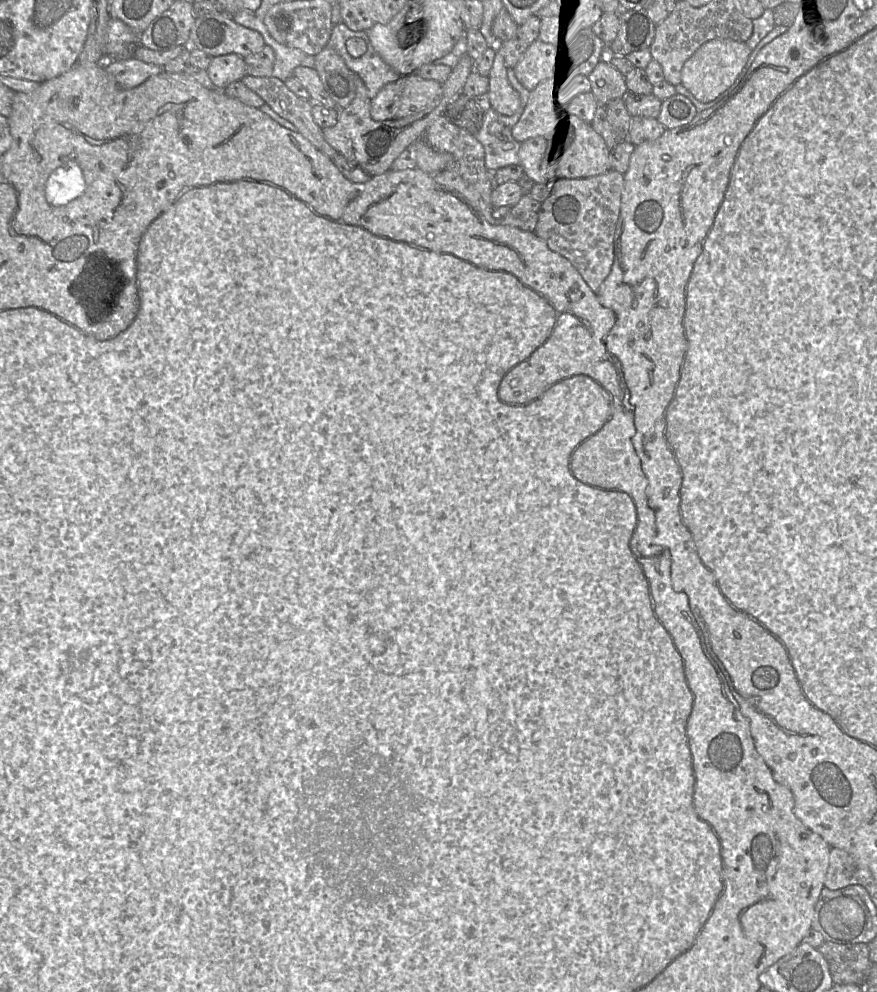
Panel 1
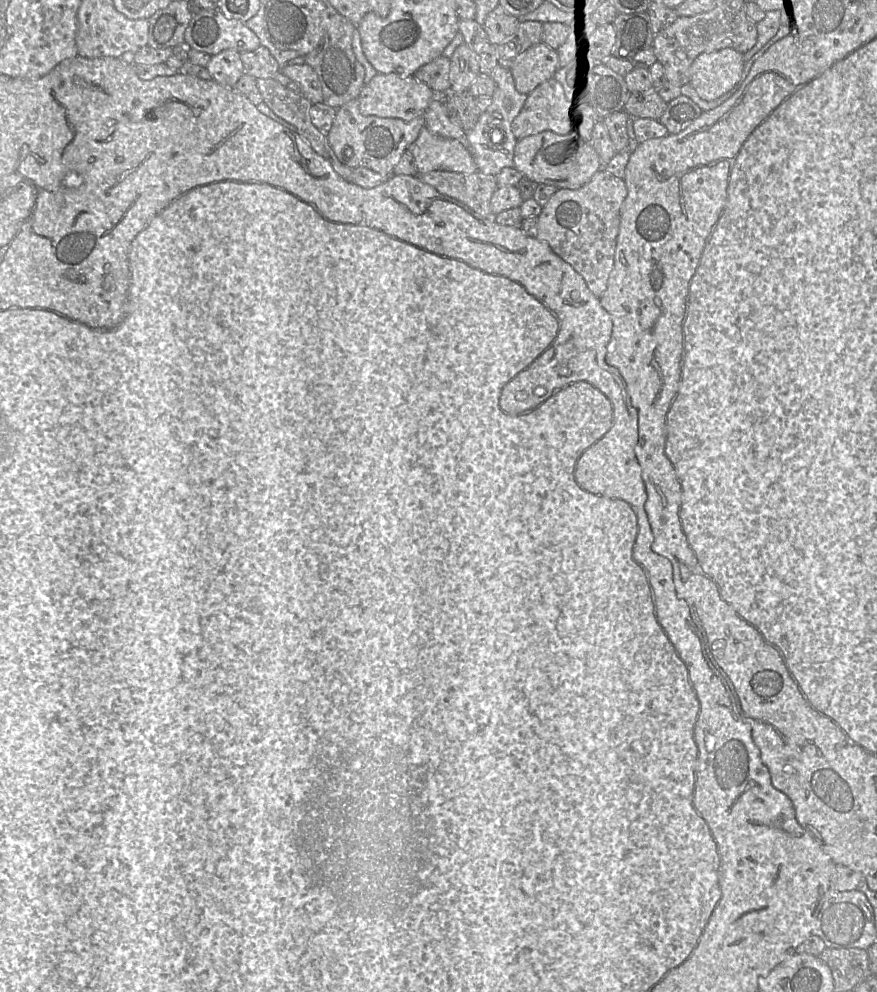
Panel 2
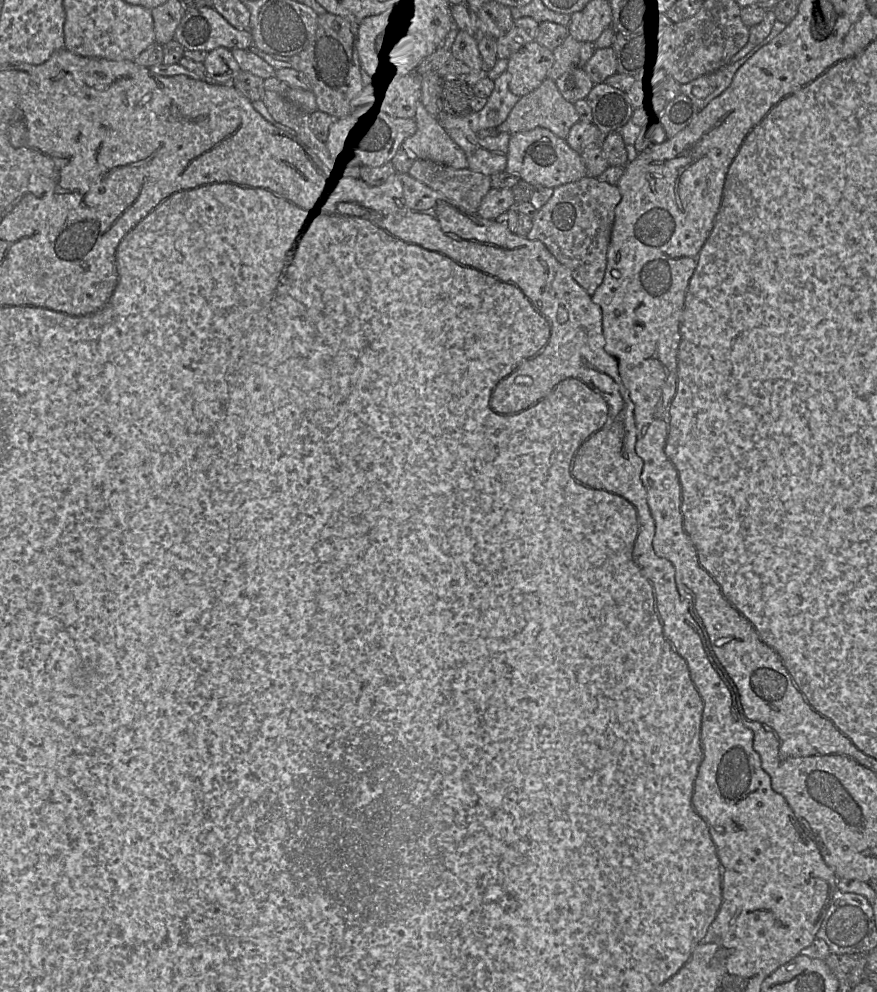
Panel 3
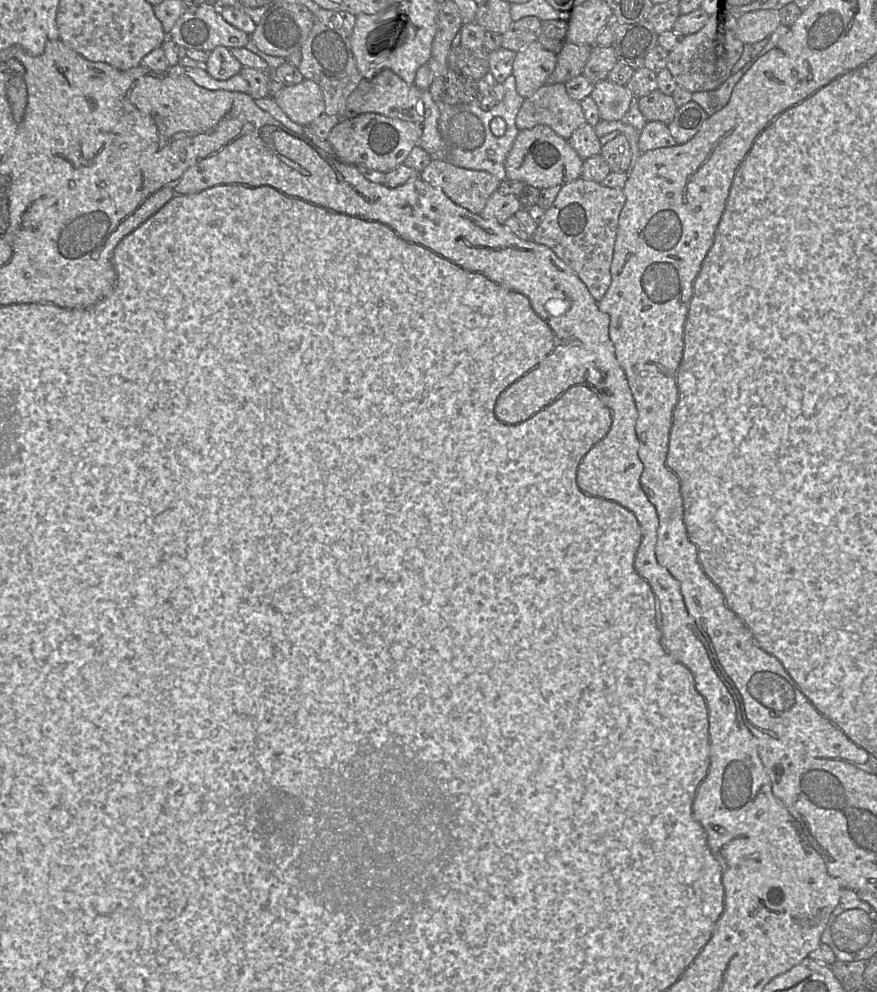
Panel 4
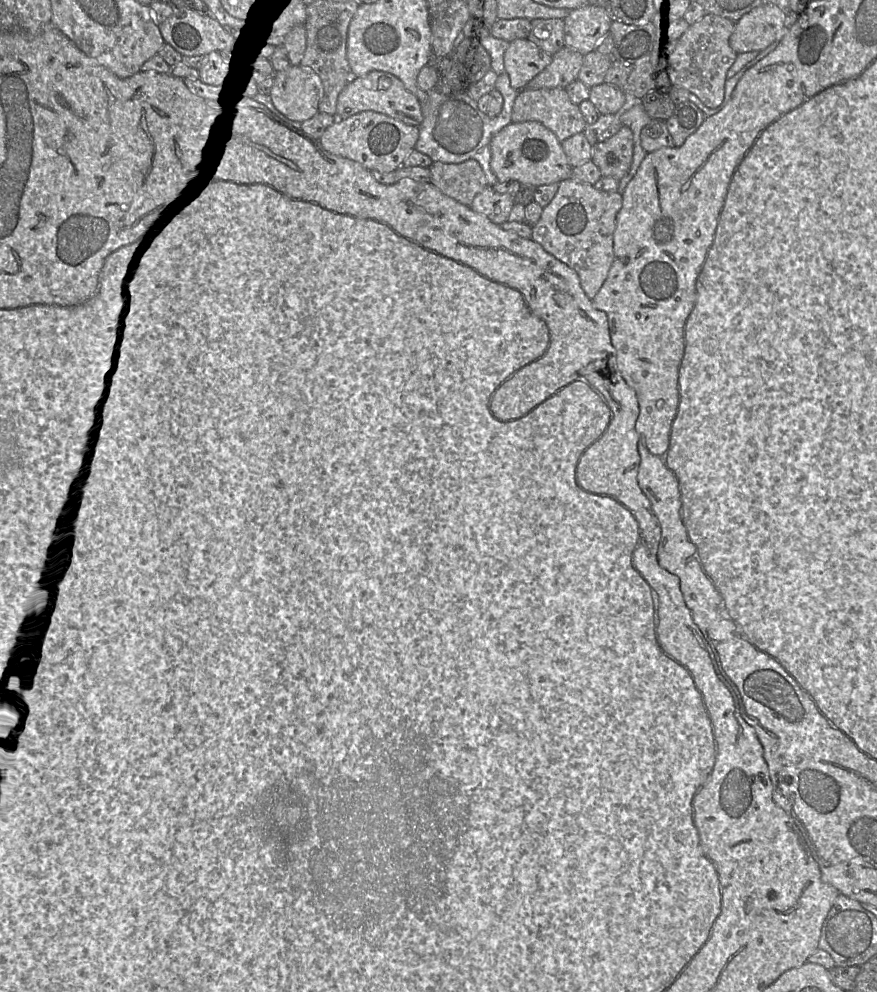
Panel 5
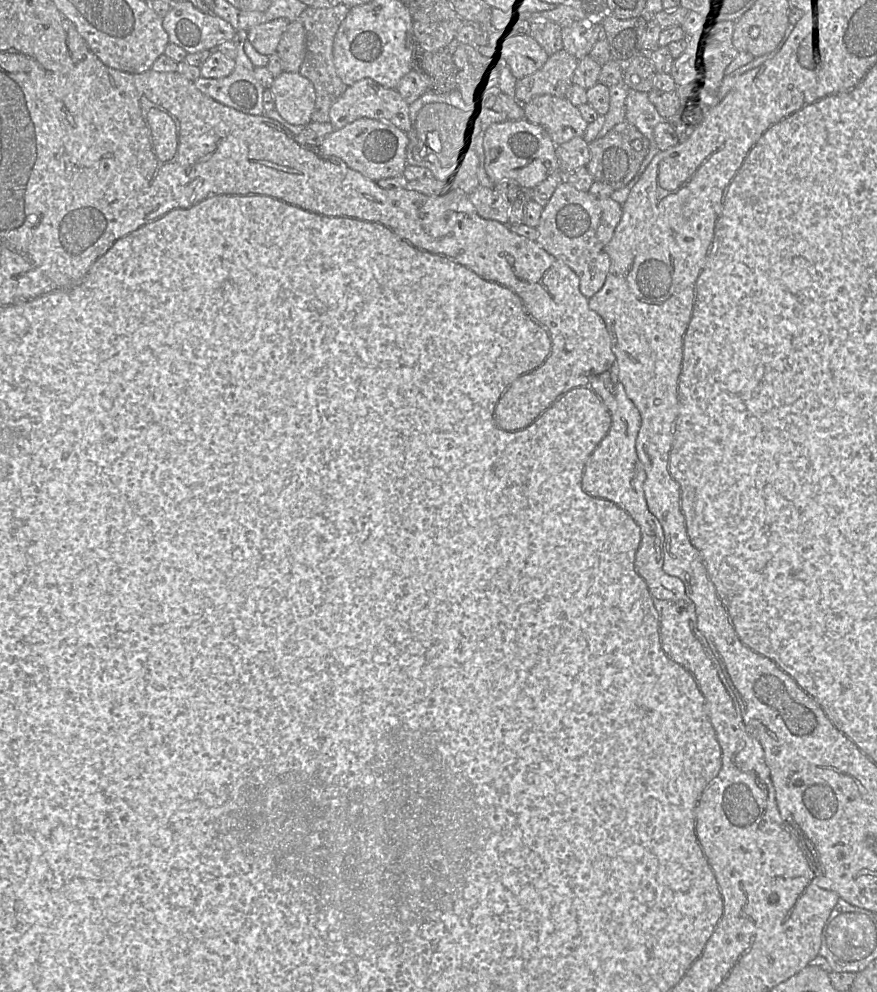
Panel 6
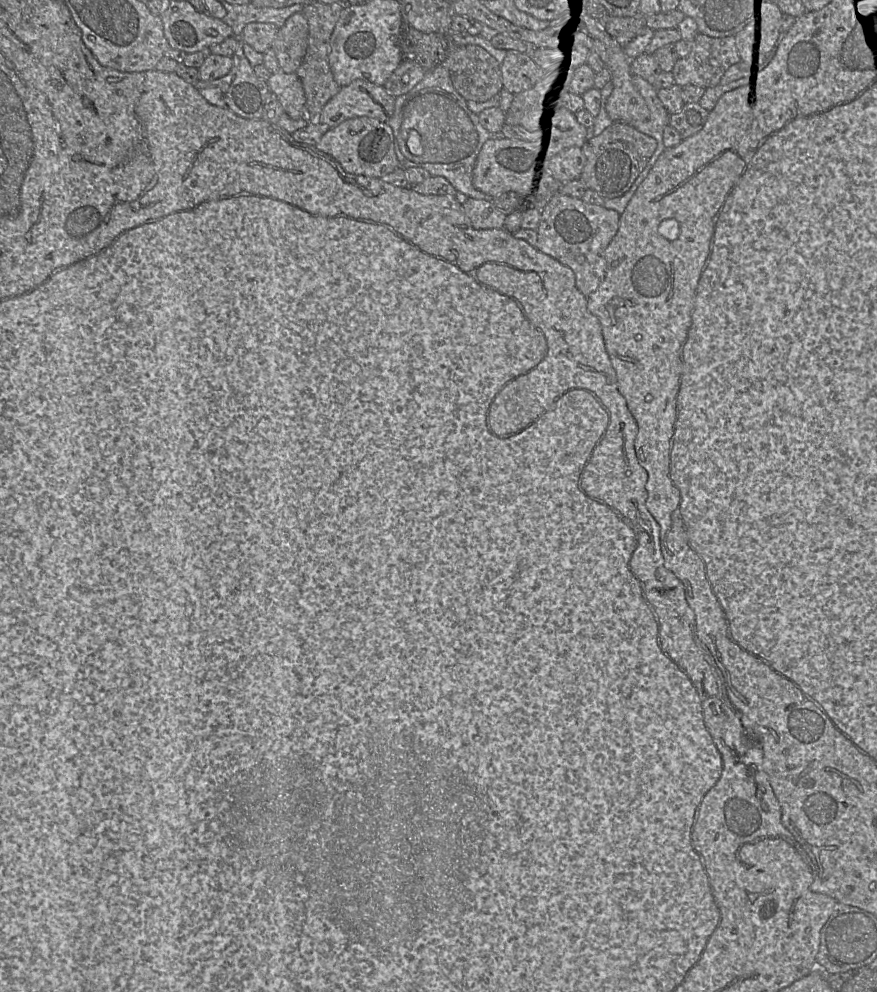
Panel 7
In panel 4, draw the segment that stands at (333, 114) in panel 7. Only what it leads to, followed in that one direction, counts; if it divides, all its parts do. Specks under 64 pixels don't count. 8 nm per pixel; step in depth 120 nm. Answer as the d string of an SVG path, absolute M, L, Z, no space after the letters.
M380 71L372 75L360 75L360 79L346 101L344 117L353 118L364 113L377 113L415 124L423 124L423 109L420 104L419 90L409 85L393 71Z

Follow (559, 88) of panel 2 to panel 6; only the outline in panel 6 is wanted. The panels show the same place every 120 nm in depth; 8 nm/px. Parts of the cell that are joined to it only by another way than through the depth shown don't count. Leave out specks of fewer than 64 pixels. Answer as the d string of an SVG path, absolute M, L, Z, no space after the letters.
M542 95L523 105L524 119L544 128L556 146L568 142L574 137L584 137L589 123L580 114L579 109L566 97Z

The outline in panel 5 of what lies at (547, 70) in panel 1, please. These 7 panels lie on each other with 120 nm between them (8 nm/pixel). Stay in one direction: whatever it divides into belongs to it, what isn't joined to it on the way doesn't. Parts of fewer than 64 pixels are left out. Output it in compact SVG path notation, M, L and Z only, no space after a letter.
M527 38L508 43L503 57L504 69L511 86L519 92L551 63L552 56Z

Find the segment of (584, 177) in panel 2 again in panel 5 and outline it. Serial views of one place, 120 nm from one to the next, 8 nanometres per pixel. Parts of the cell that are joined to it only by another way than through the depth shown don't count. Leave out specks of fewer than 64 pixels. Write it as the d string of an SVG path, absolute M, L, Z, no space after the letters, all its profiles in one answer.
M511 122L492 137L491 170L498 181L515 180L534 187L560 183L571 178L573 169L561 144L555 134L539 122Z

